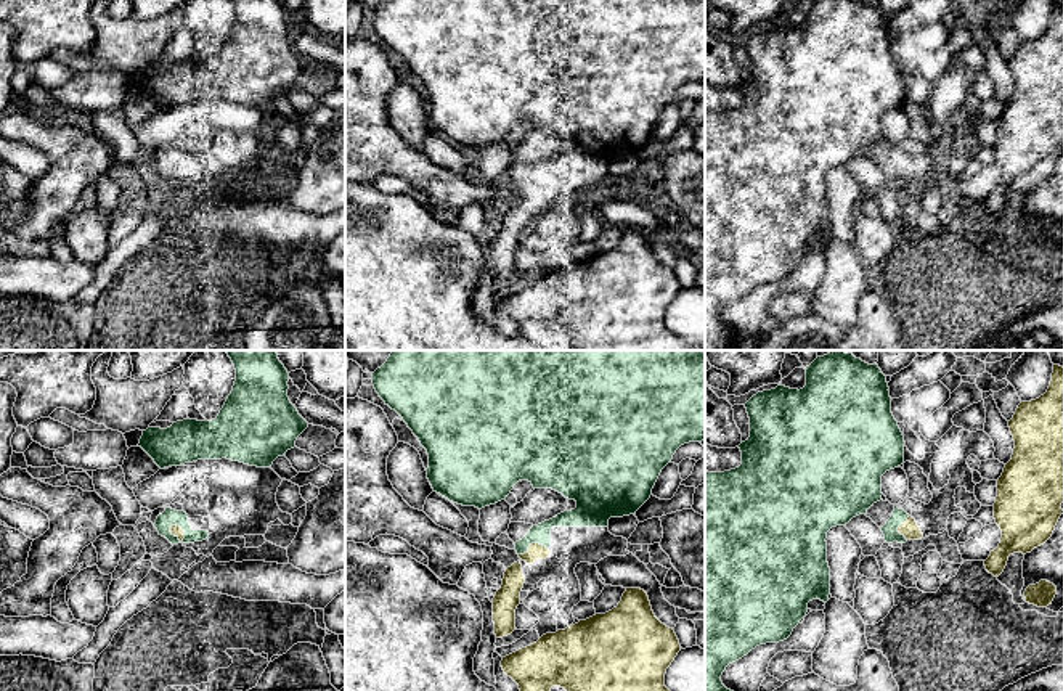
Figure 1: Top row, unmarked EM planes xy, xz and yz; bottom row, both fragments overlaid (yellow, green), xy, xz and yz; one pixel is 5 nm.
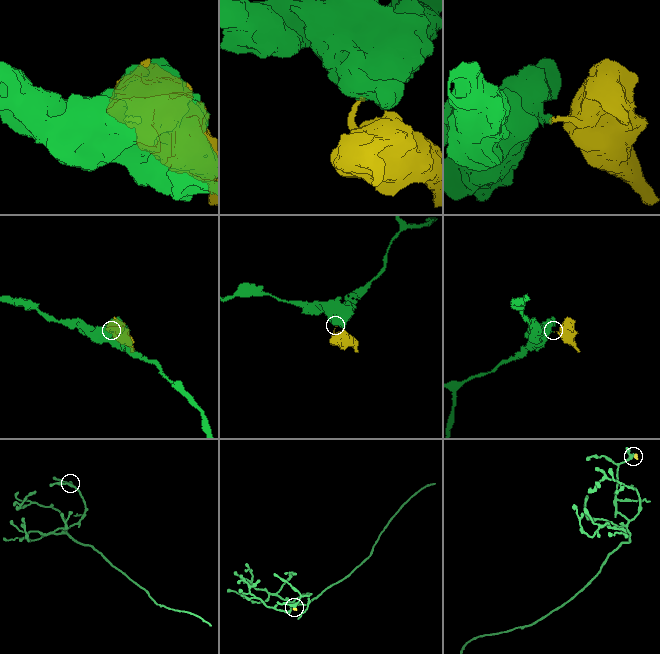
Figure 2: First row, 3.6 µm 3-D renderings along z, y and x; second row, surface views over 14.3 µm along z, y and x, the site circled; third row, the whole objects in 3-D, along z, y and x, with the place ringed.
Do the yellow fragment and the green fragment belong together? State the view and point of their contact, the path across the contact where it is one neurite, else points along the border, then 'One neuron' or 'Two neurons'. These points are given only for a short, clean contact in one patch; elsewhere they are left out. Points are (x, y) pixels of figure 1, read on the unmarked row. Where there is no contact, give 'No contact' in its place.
Touches yellow at xz (532, 183). Path across: xz (535, 192), (532, 183), (540, 174). One neuron

